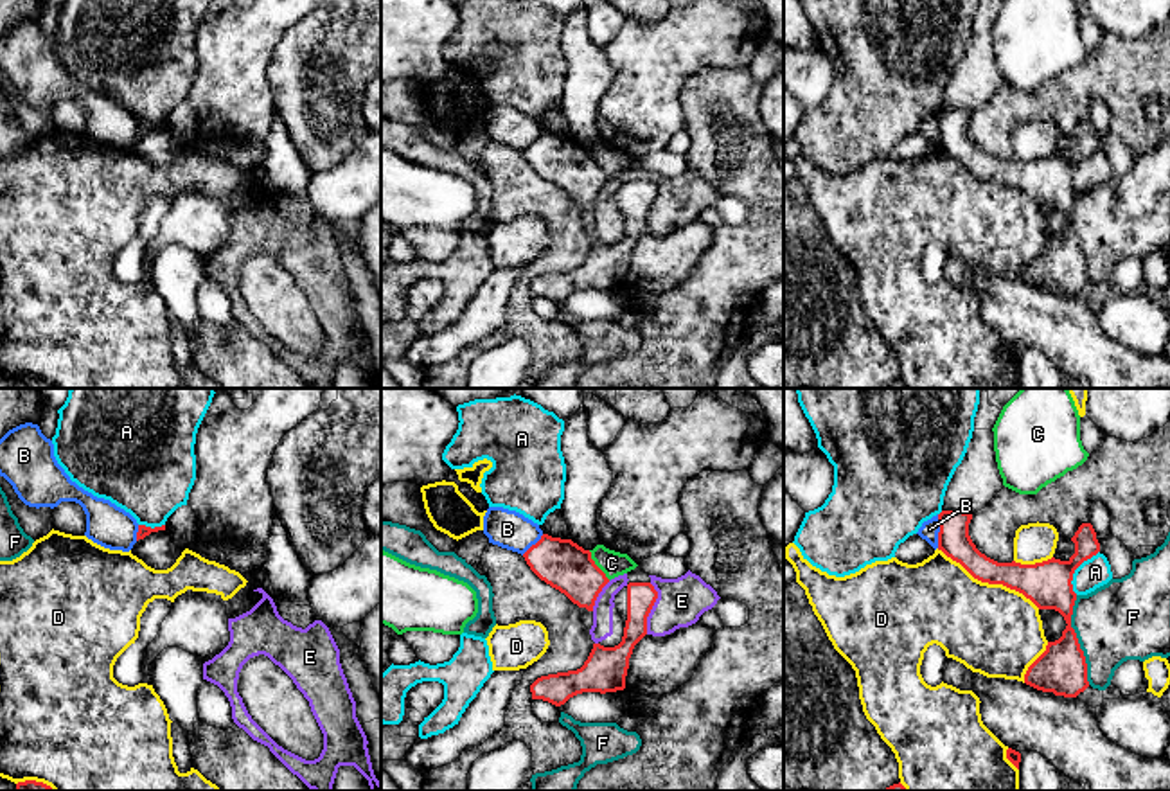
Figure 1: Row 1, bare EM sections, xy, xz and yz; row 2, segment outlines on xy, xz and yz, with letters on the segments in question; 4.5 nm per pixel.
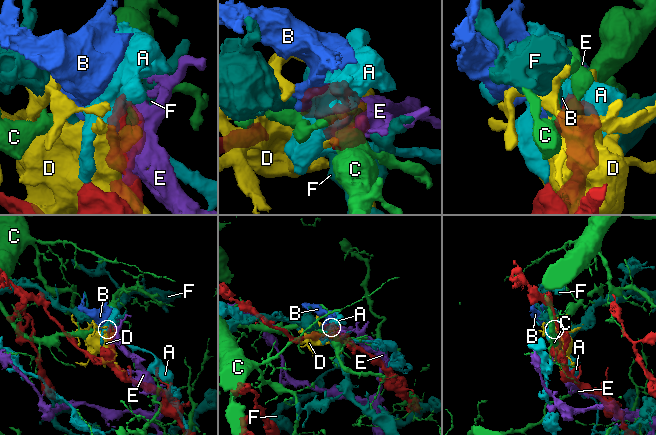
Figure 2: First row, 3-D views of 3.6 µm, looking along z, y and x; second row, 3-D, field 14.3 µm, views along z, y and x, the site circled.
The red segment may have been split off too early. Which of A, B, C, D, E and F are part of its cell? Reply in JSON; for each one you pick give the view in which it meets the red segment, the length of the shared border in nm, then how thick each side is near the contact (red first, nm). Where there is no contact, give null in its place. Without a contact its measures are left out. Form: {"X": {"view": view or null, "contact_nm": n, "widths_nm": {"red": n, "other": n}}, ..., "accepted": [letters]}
{"accepted": []}

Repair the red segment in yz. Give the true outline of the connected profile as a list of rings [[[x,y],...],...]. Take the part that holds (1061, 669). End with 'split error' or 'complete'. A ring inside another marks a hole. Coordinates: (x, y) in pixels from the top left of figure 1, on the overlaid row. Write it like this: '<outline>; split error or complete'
[[[942,511],[938,514],[938,550],[960,563],[974,579],[1003,584],[1023,593],[1039,609],[1055,609],[1066,620],[1062,636],[1048,642],[1046,651],[1028,667],[1024,683],[1055,696],[1077,698],[1089,687],[1087,663],[1071,627],[1075,570],[1100,552],[1100,543],[1091,523],[1082,523],[1071,541],[1075,554],[1068,561],[1048,559],[1035,564],[997,563],[981,554],[969,536],[972,514]]]; complete

